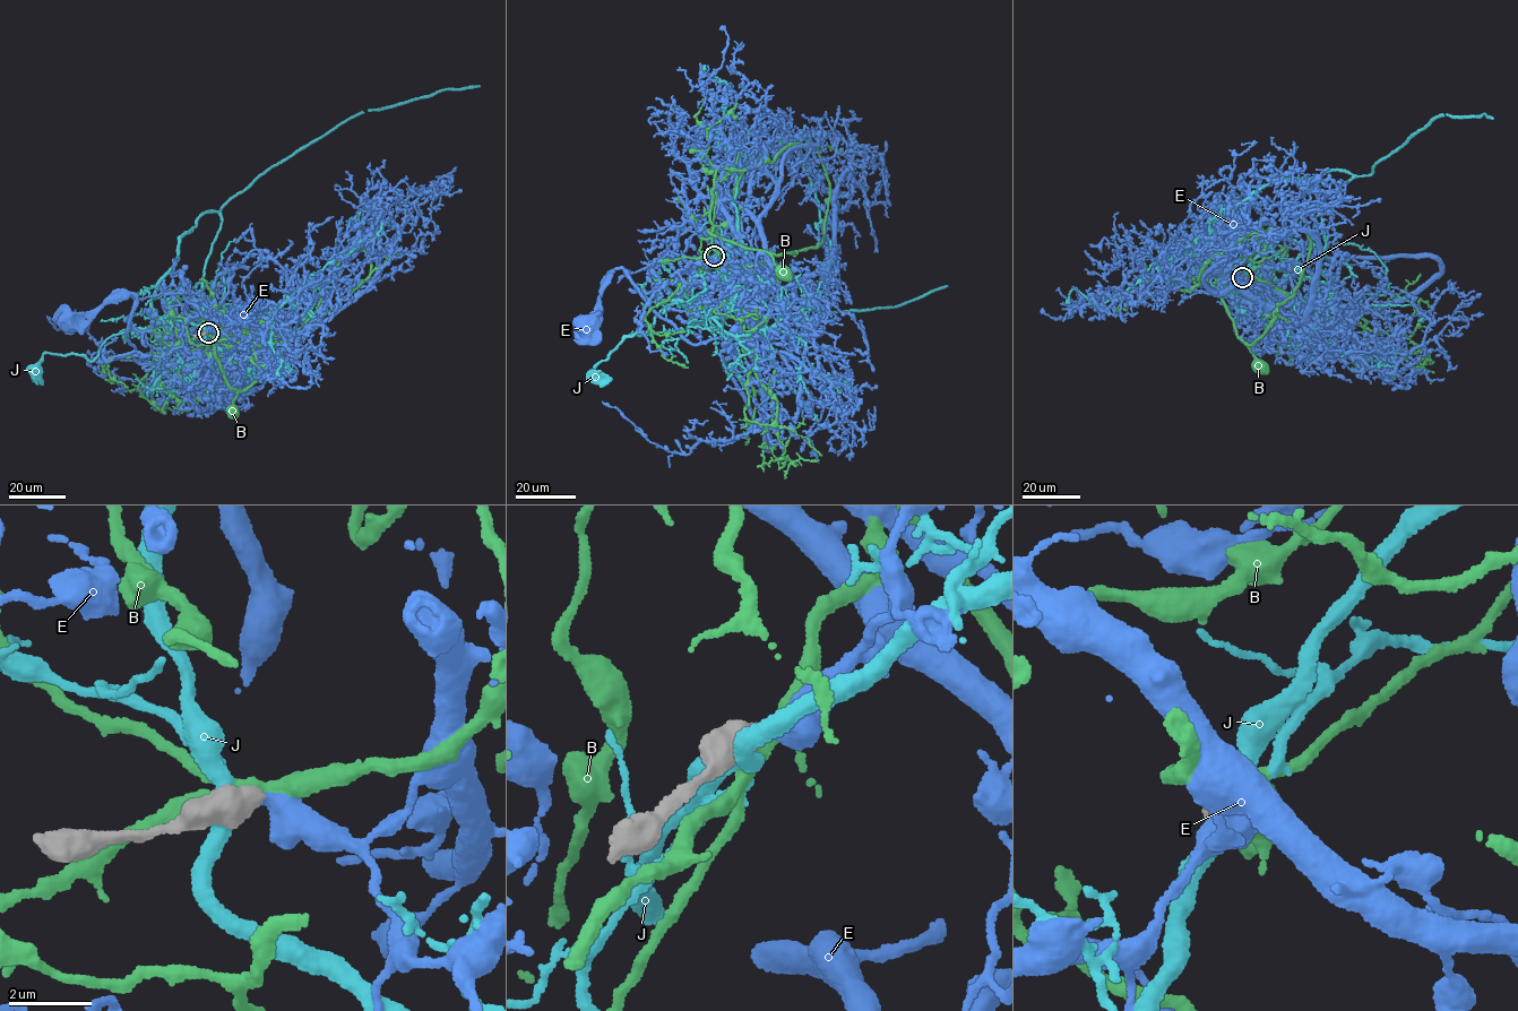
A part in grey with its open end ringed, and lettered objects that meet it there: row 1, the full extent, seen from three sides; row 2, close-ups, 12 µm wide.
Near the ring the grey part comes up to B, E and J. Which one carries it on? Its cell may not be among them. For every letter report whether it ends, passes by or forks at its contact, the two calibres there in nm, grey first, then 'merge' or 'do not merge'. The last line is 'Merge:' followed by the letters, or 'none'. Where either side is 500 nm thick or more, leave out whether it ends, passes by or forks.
B: 600/380 nm | do not merge
E: 550/500 nm | merge
J: 800/400 nm | do not merge
Merge: E

